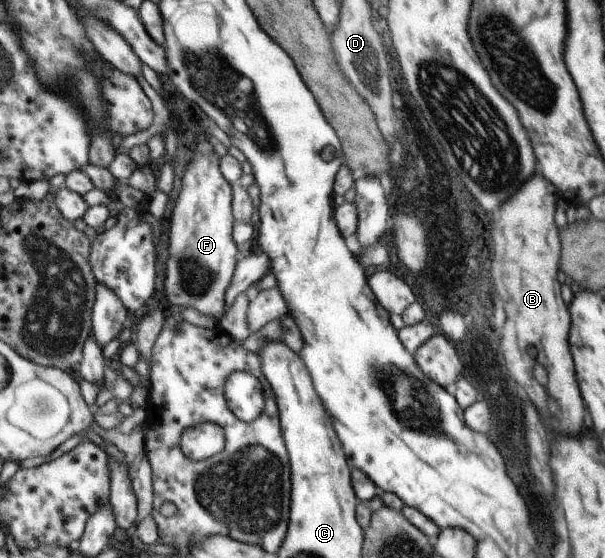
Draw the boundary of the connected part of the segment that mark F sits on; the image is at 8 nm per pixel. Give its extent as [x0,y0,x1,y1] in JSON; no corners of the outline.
[163,133,235,324]

